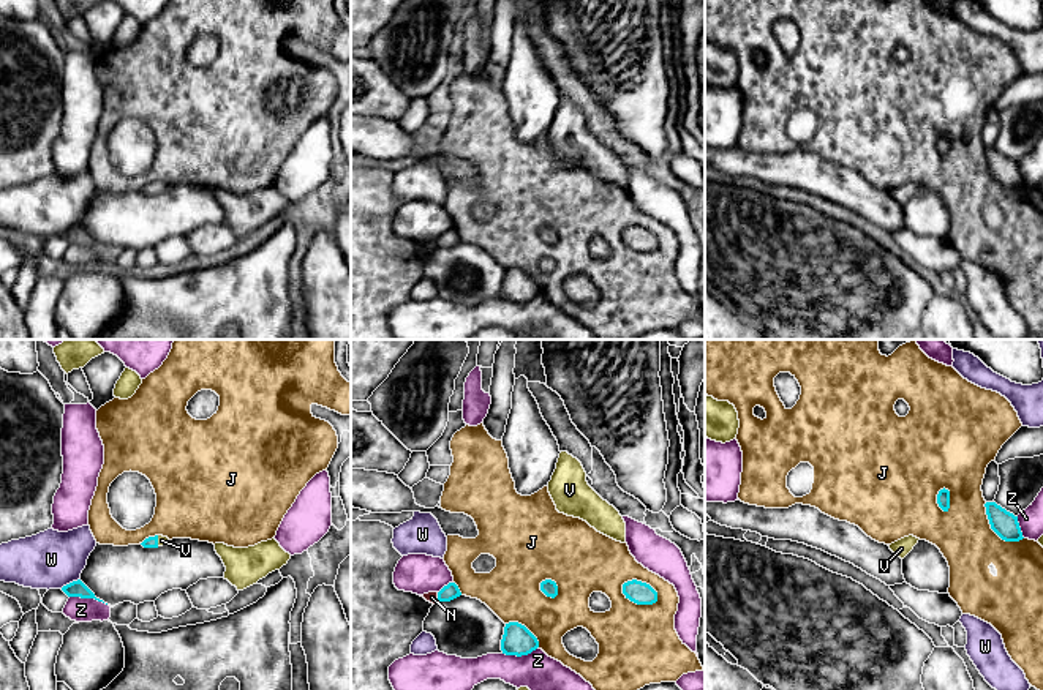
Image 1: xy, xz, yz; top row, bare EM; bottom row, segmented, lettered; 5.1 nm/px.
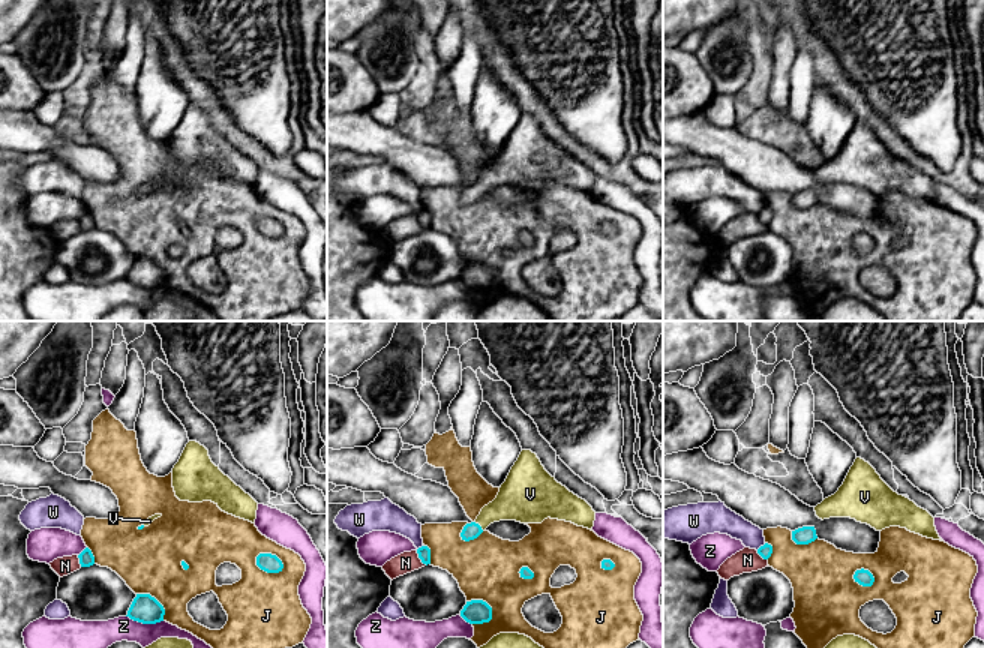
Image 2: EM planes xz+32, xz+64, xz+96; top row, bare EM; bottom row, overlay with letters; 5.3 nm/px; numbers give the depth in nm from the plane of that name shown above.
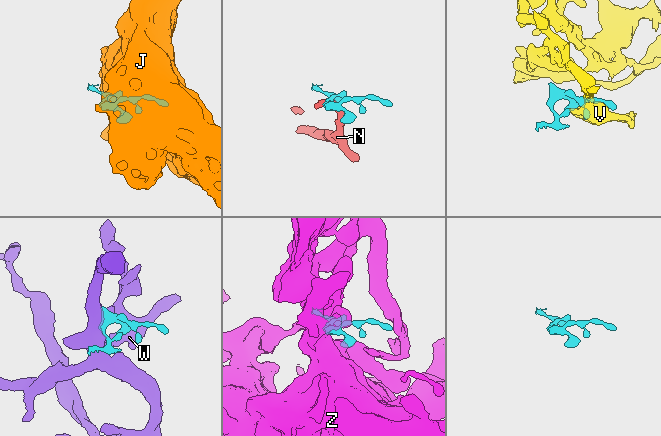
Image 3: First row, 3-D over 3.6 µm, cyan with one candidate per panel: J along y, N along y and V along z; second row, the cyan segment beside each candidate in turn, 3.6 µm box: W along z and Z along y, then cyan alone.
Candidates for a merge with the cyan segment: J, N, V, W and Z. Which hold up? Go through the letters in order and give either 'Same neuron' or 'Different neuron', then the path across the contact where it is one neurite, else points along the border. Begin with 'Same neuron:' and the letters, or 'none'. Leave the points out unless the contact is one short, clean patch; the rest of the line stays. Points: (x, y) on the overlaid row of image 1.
Same neuron: V
J: Different neuron
N: Different neuron. Boundary: xz (436, 592), (438, 600)
V: Same neuron. Path across: xy (152, 542), (157, 540), (161, 540)
W: Different neuron
Z: Different neuron

